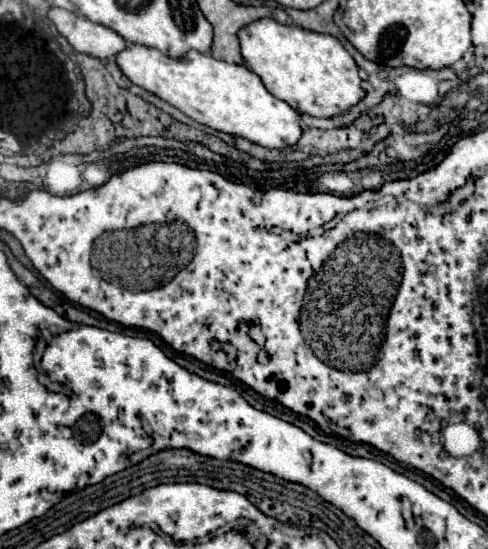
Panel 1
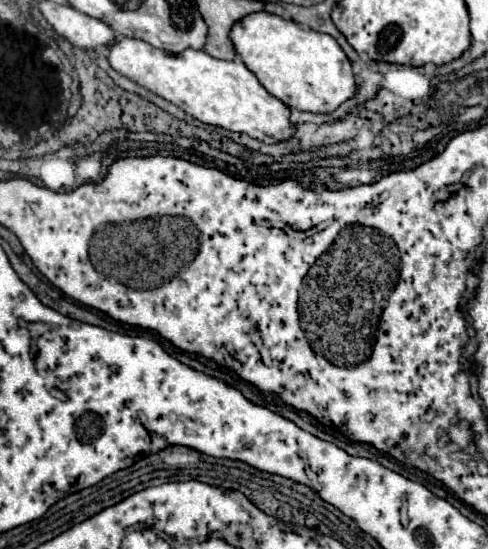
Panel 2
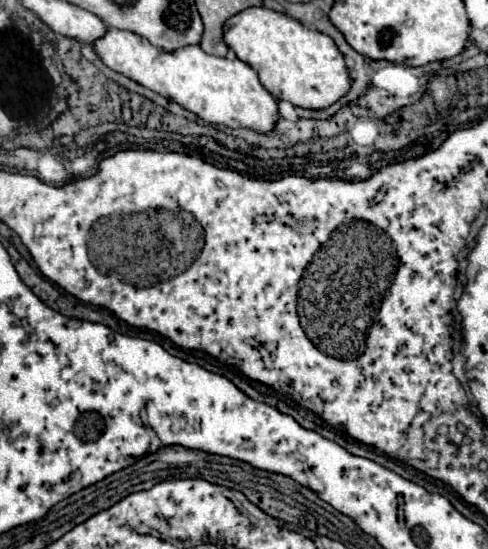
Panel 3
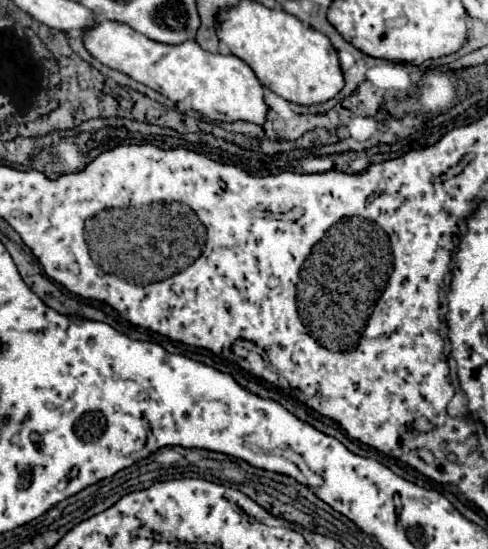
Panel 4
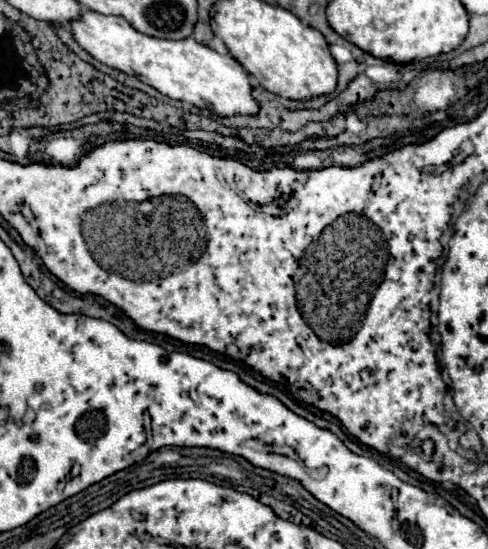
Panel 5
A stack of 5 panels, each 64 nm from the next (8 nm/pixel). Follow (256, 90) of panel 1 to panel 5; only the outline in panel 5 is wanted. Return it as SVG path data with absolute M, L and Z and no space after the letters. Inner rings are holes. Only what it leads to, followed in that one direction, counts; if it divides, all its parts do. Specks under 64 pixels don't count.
M84 12L84 16L70 26L76 42L98 62L138 78L172 100L188 100L218 116L256 116L260 112L260 104L252 96L252 76L230 54L222 56L216 50L198 44L194 38L152 38L134 30L120 16L100 16L98 12Z

